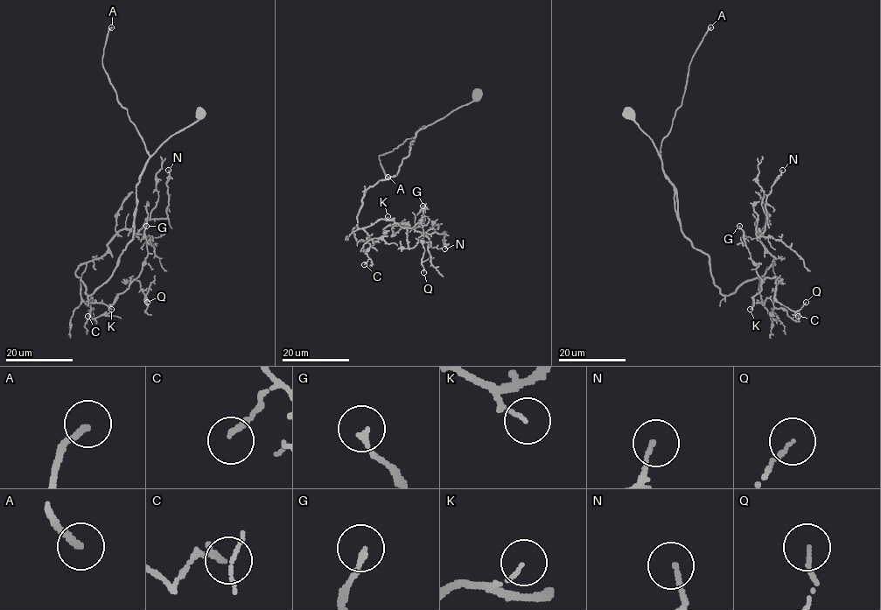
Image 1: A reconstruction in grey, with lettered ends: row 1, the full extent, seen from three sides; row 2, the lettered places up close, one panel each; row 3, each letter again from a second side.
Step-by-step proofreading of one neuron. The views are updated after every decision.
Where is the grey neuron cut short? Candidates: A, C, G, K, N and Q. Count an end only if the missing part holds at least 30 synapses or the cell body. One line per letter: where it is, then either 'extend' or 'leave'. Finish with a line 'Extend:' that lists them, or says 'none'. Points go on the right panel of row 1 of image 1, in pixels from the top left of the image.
A: at (710, 27); extend
C: at (798, 316); leave
G: at (739, 226); leave
K: at (750, 309); leave
N: at (782, 170); leave
Q: at (806, 302); leave
Extend: A

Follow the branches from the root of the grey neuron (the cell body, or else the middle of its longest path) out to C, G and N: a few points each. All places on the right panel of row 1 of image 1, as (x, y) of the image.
C: (630, 114), (720, 291), (758, 277), (763, 304), (770, 298), (798, 316)
G: (630, 114), (713, 282), (730, 295), (758, 277), (753, 304), (762, 278), (739, 226)
N: (630, 114), (674, 186), (681, 232), (708, 255), (723, 295), (774, 263), (757, 229), (782, 170)

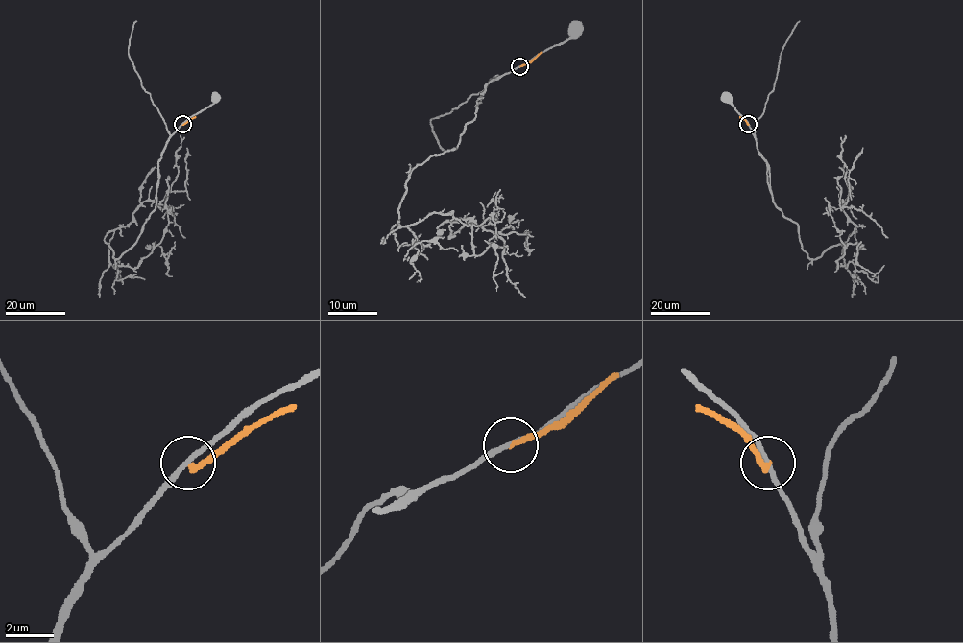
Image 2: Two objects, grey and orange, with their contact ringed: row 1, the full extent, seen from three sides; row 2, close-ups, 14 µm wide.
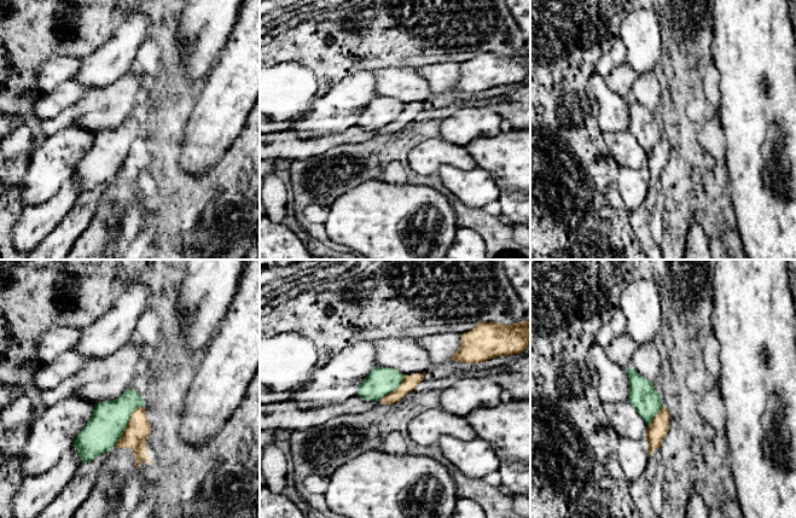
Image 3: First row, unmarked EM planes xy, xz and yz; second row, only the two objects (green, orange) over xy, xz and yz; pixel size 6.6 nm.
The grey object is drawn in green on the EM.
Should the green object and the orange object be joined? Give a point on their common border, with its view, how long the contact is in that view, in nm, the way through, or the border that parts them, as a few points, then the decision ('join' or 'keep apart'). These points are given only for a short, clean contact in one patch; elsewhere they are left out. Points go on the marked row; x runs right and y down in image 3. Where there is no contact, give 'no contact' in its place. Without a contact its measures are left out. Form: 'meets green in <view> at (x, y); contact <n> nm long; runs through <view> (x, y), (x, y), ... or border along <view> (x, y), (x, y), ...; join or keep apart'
meets green in xy at (127, 424); contact 340 nm long; border along xy (143, 406), (139, 406), (133, 412), (126, 429), (112, 447); keep apart

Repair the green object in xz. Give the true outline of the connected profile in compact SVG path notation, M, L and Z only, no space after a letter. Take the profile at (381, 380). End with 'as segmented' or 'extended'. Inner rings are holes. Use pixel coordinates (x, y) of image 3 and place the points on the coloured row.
M374 367L359 385L356 396L366 401L379 401L396 390L405 376L395 368Z | as segmented

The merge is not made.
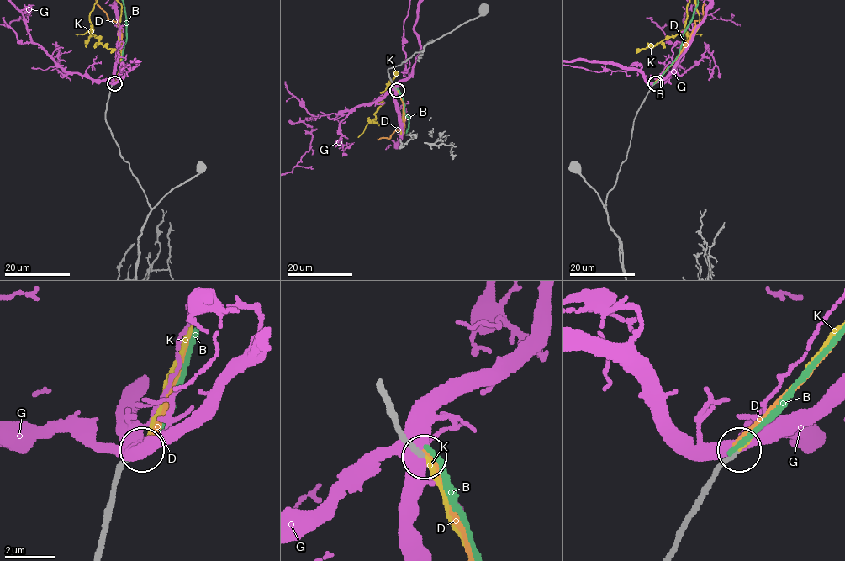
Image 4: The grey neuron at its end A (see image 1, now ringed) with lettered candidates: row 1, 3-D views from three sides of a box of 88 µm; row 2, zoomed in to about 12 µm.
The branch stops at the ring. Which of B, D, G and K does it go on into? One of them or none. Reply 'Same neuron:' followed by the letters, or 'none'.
Same neuron: K

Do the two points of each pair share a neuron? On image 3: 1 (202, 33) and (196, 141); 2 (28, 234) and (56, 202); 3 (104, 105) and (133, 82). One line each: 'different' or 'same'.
1: different
2: same
3: same

